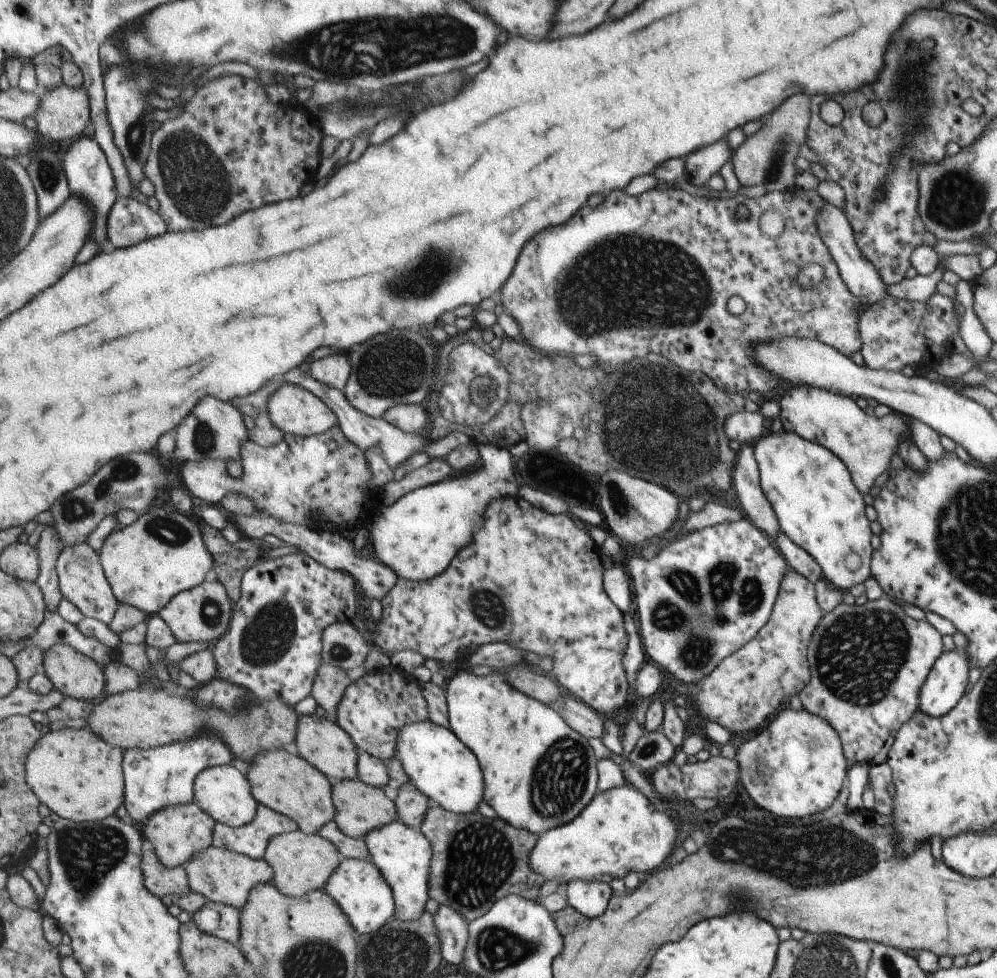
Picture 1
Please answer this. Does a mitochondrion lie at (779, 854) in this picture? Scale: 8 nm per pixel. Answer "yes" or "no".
yes

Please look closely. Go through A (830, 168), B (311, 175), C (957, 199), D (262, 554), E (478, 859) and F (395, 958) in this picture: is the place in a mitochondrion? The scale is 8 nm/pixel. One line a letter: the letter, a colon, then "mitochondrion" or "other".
A: other
B: other
C: mitochondrion
D: other
E: mitochondrion
F: mitochondrion

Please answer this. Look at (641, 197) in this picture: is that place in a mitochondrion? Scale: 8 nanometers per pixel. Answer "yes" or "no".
no

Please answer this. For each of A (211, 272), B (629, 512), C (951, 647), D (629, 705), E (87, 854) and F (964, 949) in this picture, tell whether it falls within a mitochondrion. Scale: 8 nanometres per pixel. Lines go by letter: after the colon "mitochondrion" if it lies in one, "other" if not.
A: other
B: mitochondrion
C: other
D: other
E: mitochondrion
F: other

